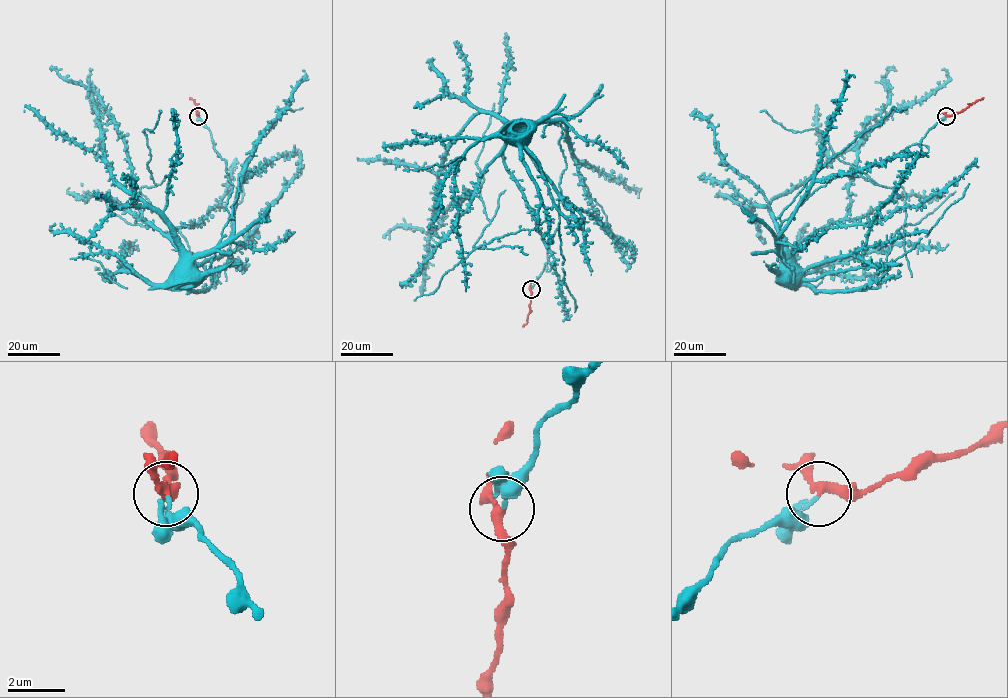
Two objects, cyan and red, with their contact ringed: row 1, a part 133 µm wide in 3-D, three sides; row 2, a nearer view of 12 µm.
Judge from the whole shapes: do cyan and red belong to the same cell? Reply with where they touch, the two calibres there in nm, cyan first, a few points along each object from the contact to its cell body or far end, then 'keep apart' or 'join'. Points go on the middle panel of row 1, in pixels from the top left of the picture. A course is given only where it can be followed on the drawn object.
at (531, 289); 130 nm thick on the cyan side, 280 nm on the other; cyan runs (531, 289), (558, 227), (562, 123), (572, 143), (573, 158), (564, 121), (514, 123), (509, 130); red runs (531, 289), (530, 312), (522, 326); join

